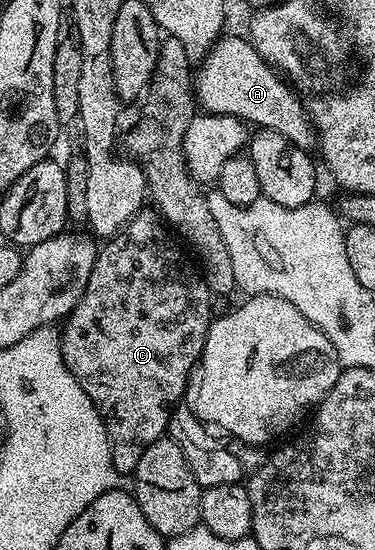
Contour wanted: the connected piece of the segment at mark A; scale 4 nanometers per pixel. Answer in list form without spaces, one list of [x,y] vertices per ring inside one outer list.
[[[224,35],[213,44],[195,70],[194,92],[199,108],[205,113],[239,117],[249,126],[278,131],[300,149],[311,150],[317,144],[316,129],[305,102],[303,105],[296,98],[297,90],[264,62],[247,36]]]

